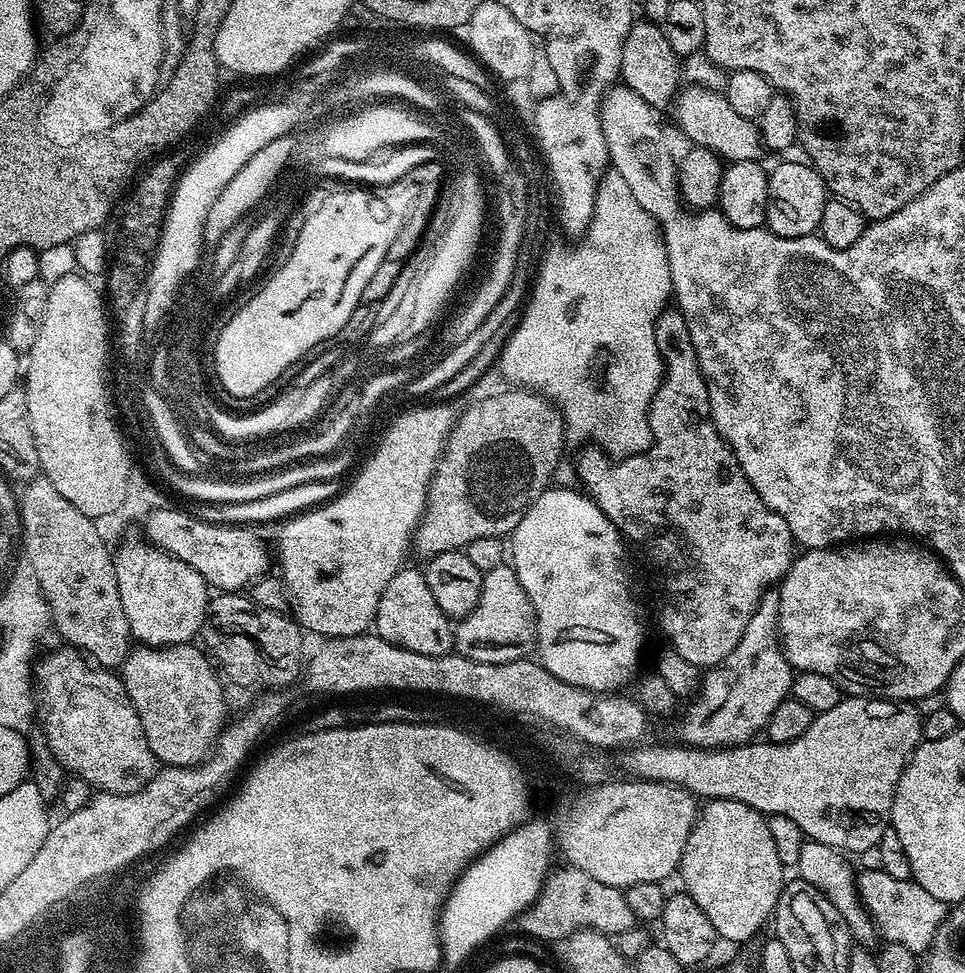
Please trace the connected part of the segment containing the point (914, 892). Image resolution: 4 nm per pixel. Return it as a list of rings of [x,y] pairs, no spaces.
[[[878,866],[857,873],[856,893],[868,916],[871,917],[879,937],[885,943],[905,946],[917,954],[927,951],[937,926],[948,913],[948,906],[923,890],[915,880],[893,878]]]

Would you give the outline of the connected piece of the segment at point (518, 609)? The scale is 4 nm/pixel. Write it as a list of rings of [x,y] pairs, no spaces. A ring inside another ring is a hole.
[[[503,564],[484,573],[482,594],[479,595],[479,604],[464,619],[457,623],[453,631],[453,647],[455,653],[471,661],[488,662],[490,665],[500,665],[502,662],[510,662],[523,659],[535,645],[536,616],[533,607],[517,580],[516,571],[511,565]]]

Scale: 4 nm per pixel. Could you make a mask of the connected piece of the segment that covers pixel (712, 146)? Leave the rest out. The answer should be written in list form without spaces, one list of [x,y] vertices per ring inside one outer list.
[[[699,86],[685,87],[674,101],[675,108],[676,120],[680,123],[685,138],[693,140],[690,142],[695,147],[708,148],[724,162],[760,160],[765,155],[766,149],[760,142],[757,121],[742,118],[742,114],[734,114],[723,91]]]

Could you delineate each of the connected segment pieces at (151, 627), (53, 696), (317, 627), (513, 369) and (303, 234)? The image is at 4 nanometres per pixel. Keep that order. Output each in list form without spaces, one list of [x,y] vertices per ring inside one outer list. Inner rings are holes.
[[[144,540],[128,542],[118,550],[115,549],[113,560],[122,612],[126,615],[133,639],[145,647],[168,647],[191,643],[209,615],[210,589],[202,576],[181,559],[174,559],[163,549],[155,548]]]
[[[60,646],[57,652],[39,657],[34,668],[34,688],[38,693],[38,716],[41,721],[44,719],[42,729],[65,773],[82,778],[94,790],[114,794],[137,792],[152,781],[158,771],[156,755],[150,750],[150,742],[146,742],[142,722],[126,694],[124,681],[115,671],[97,666],[71,646]]]
[[[432,402],[429,408],[402,413],[385,427],[384,436],[375,445],[376,453],[365,462],[349,488],[345,487],[328,503],[293,515],[279,525],[276,548],[274,544],[275,559],[280,559],[278,576],[284,581],[291,611],[305,633],[313,632],[319,638],[362,636],[375,625],[382,590],[405,563],[404,555],[408,548],[410,552],[410,541],[424,517],[428,482],[438,463],[439,444],[447,441],[454,423],[454,412],[452,416],[448,408],[451,407],[447,403]]]
[[[609,170],[605,172],[604,179],[601,180],[596,191],[594,215],[592,215],[590,226],[584,231],[583,236],[579,237],[578,242],[573,244],[576,245],[569,252],[560,252],[557,256],[550,257],[545,262],[540,277],[537,280],[535,277],[530,288],[530,295],[526,300],[526,307],[519,317],[520,324],[518,320],[507,342],[504,343],[504,349],[500,352],[498,372],[500,368],[501,374],[512,383],[509,385],[531,390],[543,396],[545,400],[552,401],[564,418],[564,426],[569,437],[577,436],[578,439],[584,440],[580,442],[595,442],[612,458],[636,456],[640,452],[645,452],[652,444],[648,407],[652,405],[654,394],[664,378],[664,358],[660,354],[660,348],[656,345],[656,323],[673,299],[670,262],[666,254],[664,237],[656,221],[652,219],[652,215],[642,206],[638,206],[634,194],[630,194],[630,186],[626,186],[626,181],[622,179],[622,174]]]
[[[405,178],[396,181],[395,184],[383,185],[379,189],[380,196],[375,196],[372,193],[375,191],[369,190],[364,186],[348,186],[345,187],[348,188],[345,192],[336,192],[333,196],[325,195],[313,207],[310,216],[304,220],[304,225],[298,234],[297,241],[294,242],[294,250],[290,254],[290,258],[286,258],[284,265],[268,279],[266,286],[262,290],[258,290],[258,294],[254,294],[254,298],[250,298],[250,302],[246,302],[246,306],[242,306],[242,310],[238,310],[230,318],[217,338],[215,354],[217,378],[219,387],[227,395],[253,396],[258,394],[258,390],[262,390],[264,386],[270,386],[270,382],[274,382],[274,378],[278,378],[278,374],[282,374],[294,362],[298,362],[302,358],[302,354],[306,354],[306,350],[319,346],[320,342],[326,342],[328,338],[338,334],[346,326],[346,322],[350,322],[350,314],[354,314],[354,310],[360,305],[362,290],[366,290],[366,282],[370,282],[370,277],[373,276],[374,270],[378,270],[378,265],[382,262],[382,258],[386,258],[386,250],[390,250],[390,242],[394,242],[394,238],[398,238],[398,230],[402,230],[402,226],[412,214],[414,202],[422,194],[421,188],[414,186],[413,182],[413,179]]]

